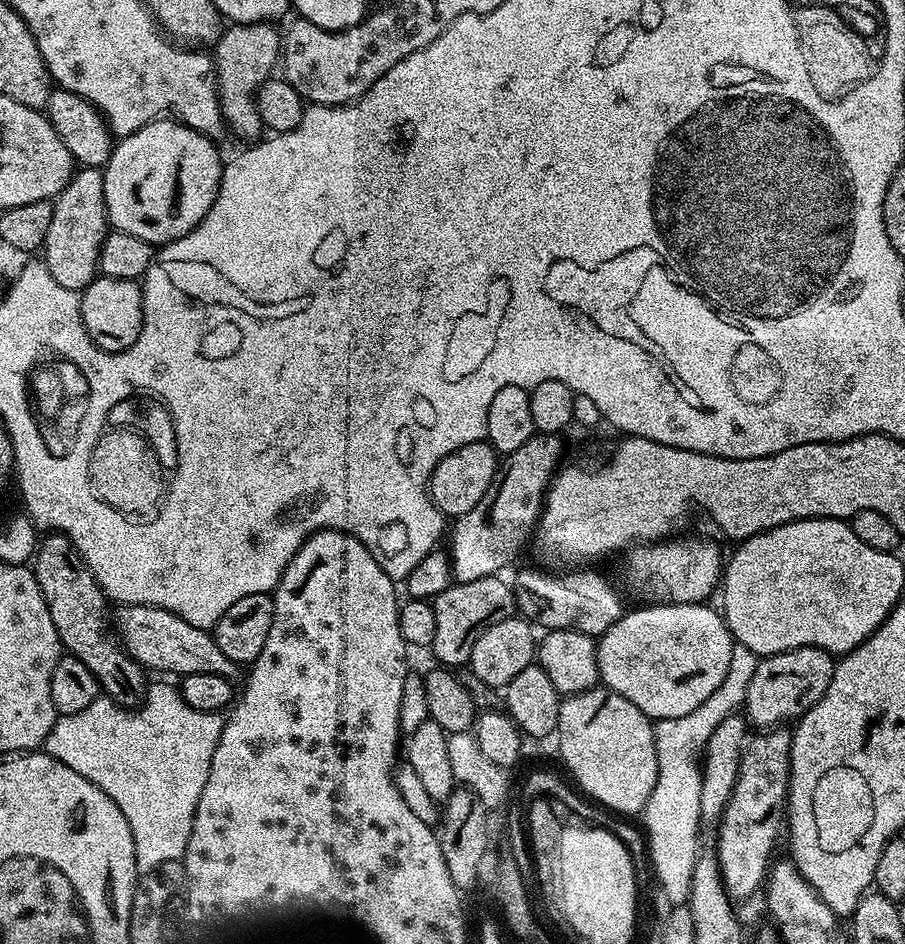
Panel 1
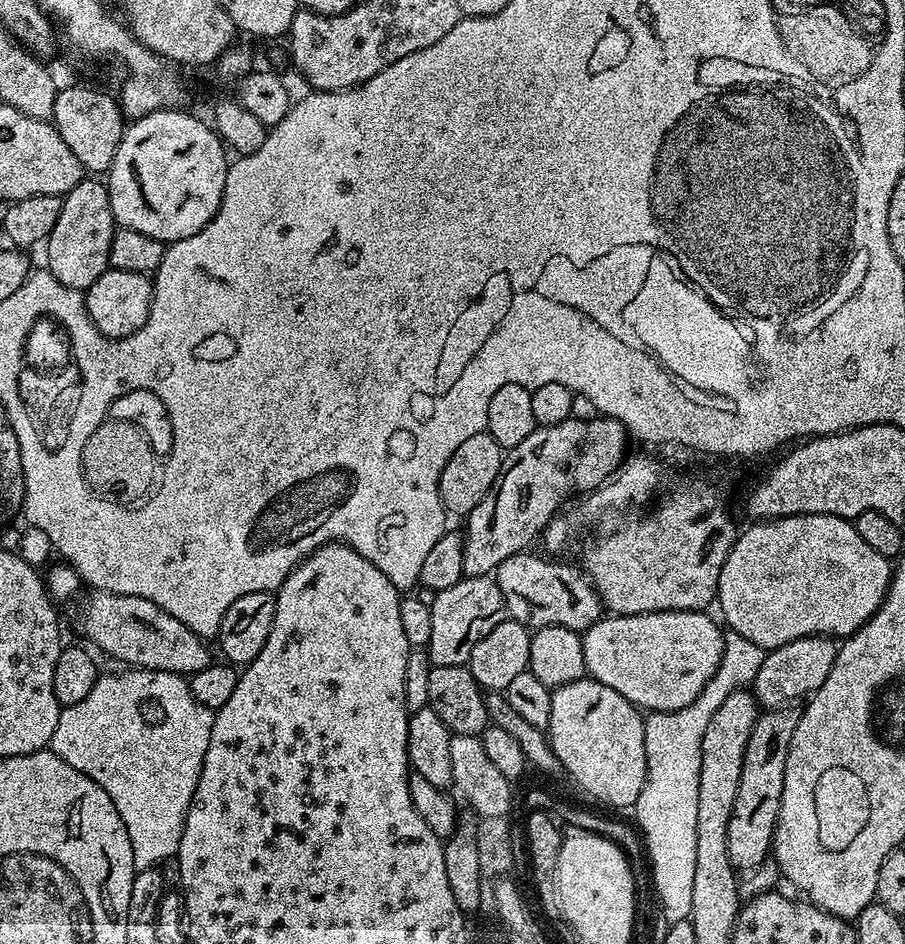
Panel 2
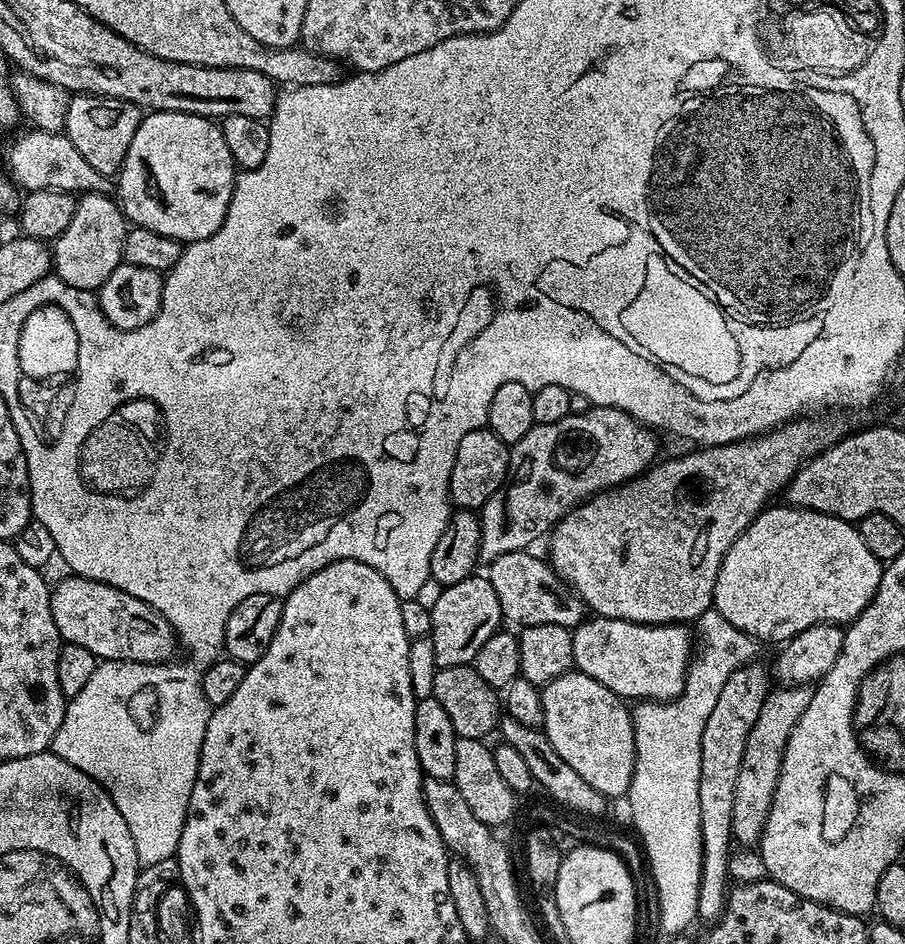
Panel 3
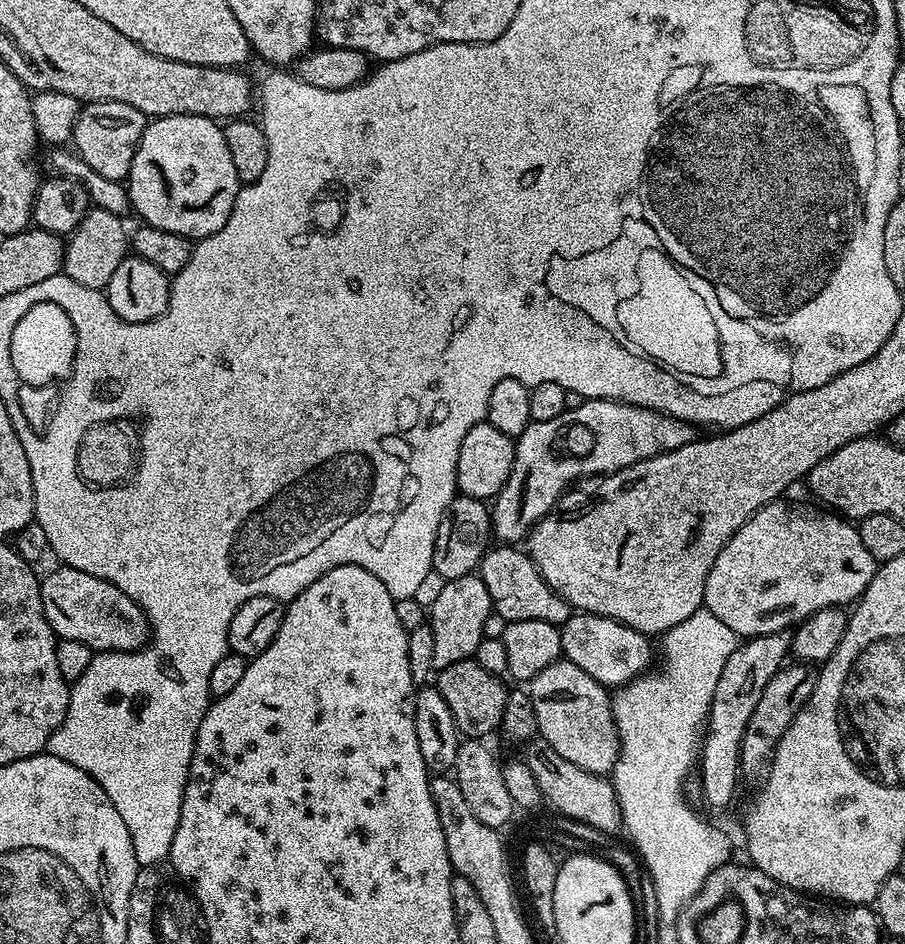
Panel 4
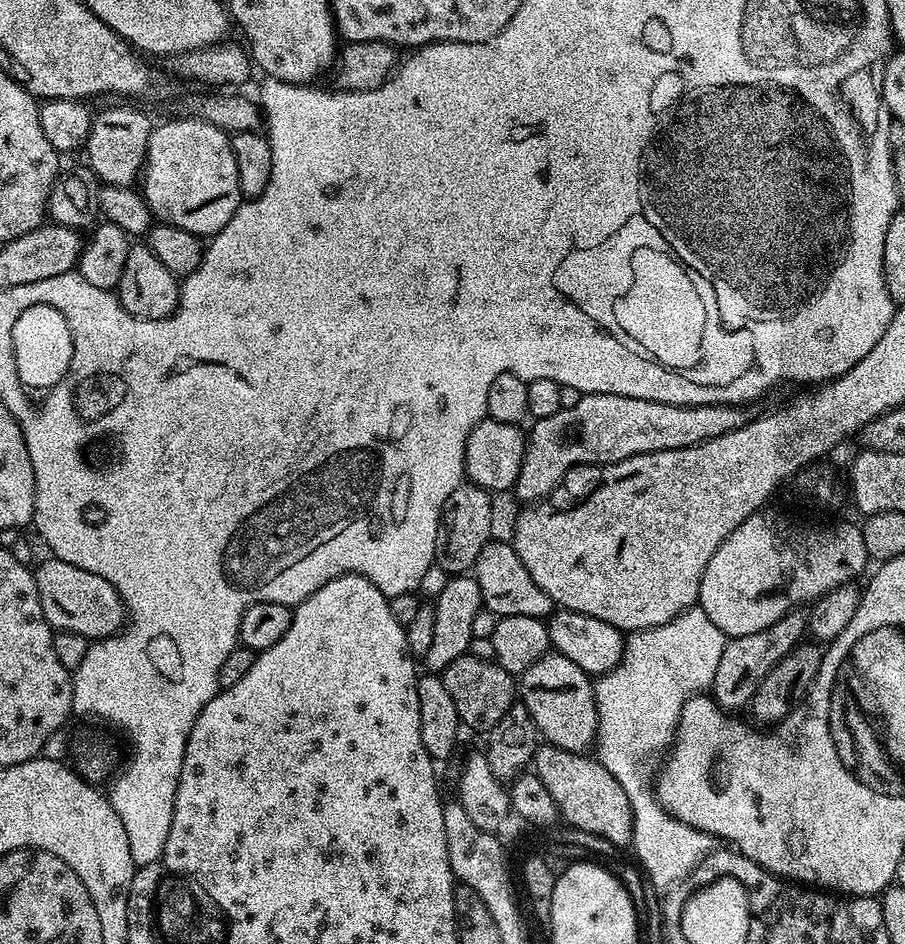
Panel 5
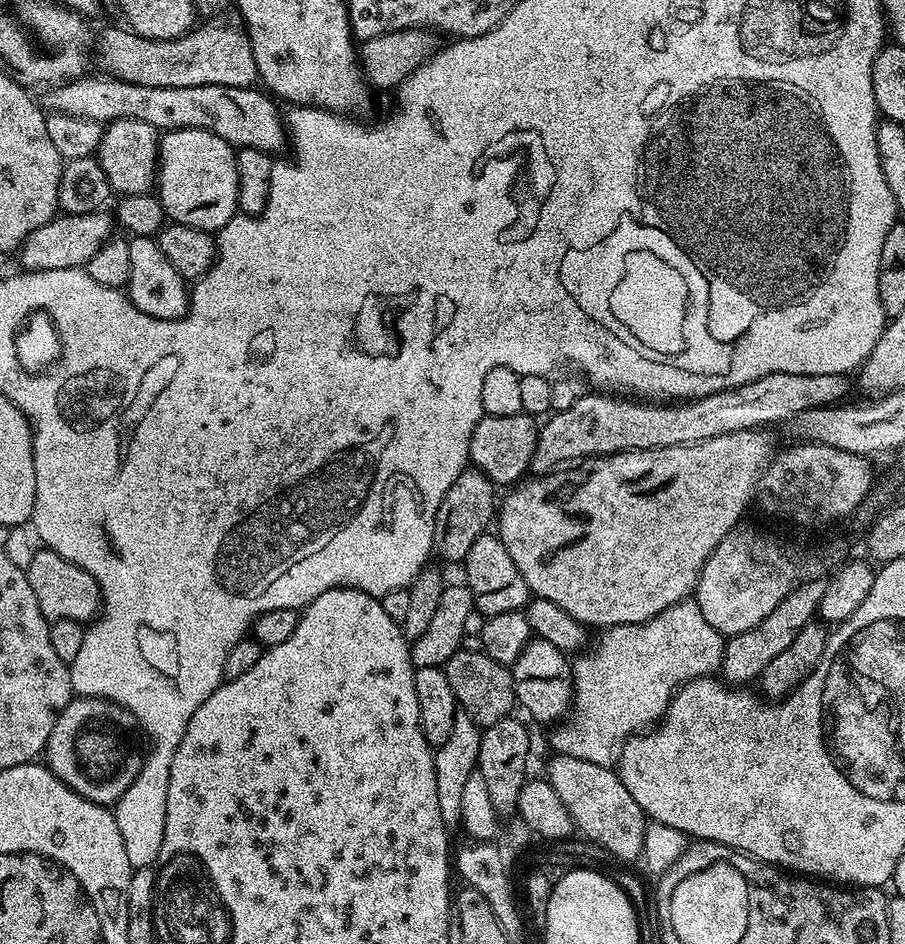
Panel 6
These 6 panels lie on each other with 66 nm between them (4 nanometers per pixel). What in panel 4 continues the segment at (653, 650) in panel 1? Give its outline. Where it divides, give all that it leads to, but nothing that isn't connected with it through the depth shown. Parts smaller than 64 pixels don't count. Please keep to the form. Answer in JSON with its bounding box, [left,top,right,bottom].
[560,612,652,688]

